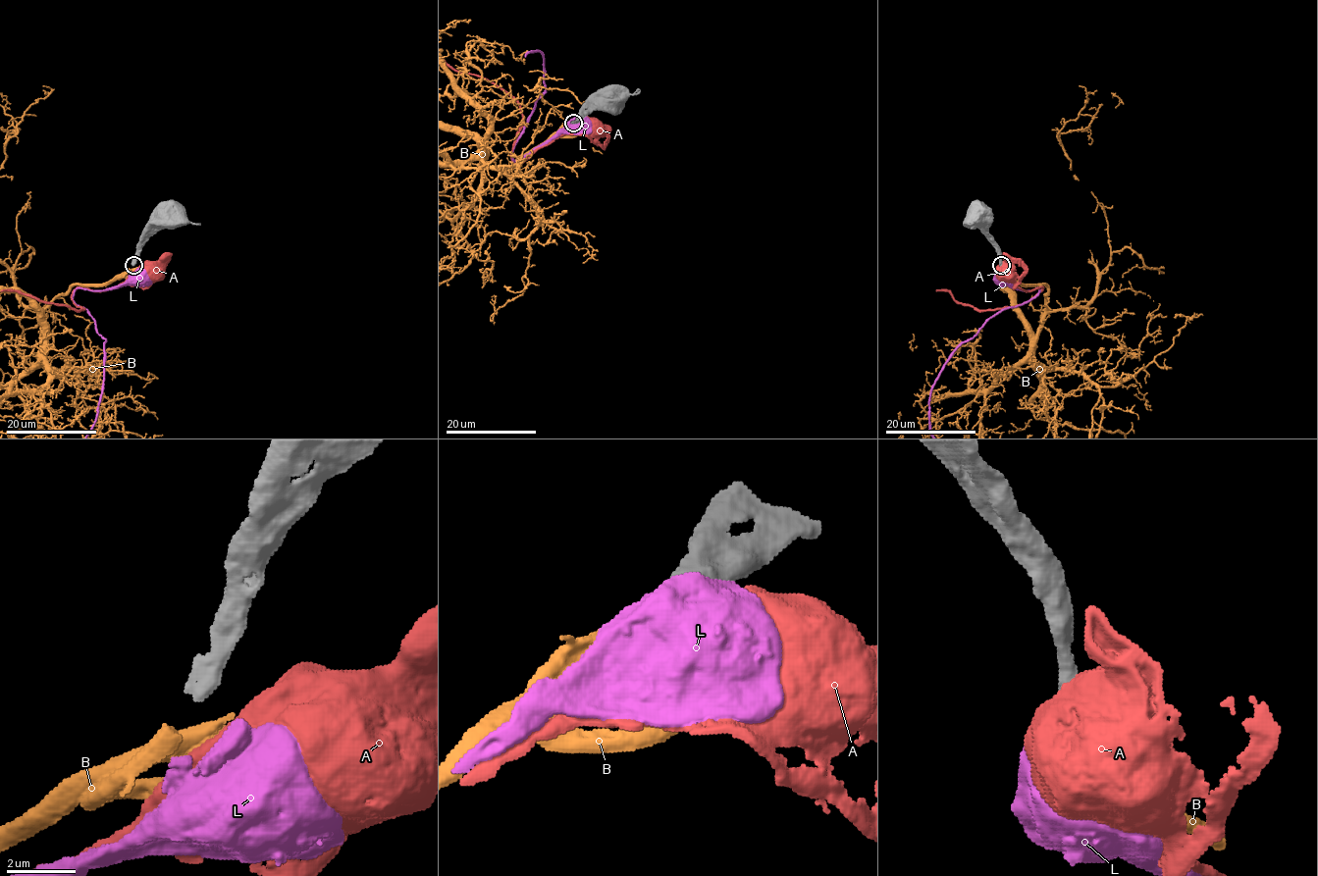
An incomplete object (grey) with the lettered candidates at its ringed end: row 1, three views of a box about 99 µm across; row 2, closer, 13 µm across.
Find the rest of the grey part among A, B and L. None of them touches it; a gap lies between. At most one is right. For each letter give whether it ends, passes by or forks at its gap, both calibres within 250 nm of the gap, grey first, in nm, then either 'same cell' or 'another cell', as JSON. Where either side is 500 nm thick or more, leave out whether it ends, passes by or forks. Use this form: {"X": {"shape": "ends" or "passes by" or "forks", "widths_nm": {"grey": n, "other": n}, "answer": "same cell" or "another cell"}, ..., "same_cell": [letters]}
{"A": {"widths_nm": {"grey": 550, "other": 800}, "answer": "another cell"}, "B": {"widths_nm": {"grey": 550, "other": 550}, "answer": "same cell"}, "L": {"widths_nm": {"grey": 550, "other": 700}, "answer": "another cell"}, "same_cell": ["B"]}

